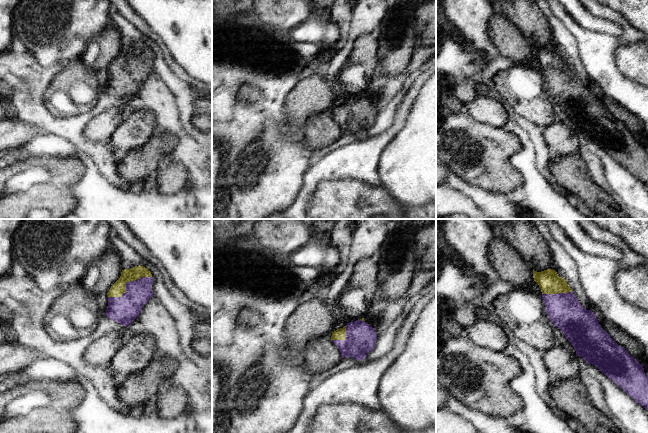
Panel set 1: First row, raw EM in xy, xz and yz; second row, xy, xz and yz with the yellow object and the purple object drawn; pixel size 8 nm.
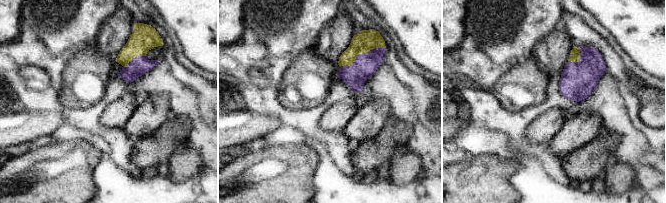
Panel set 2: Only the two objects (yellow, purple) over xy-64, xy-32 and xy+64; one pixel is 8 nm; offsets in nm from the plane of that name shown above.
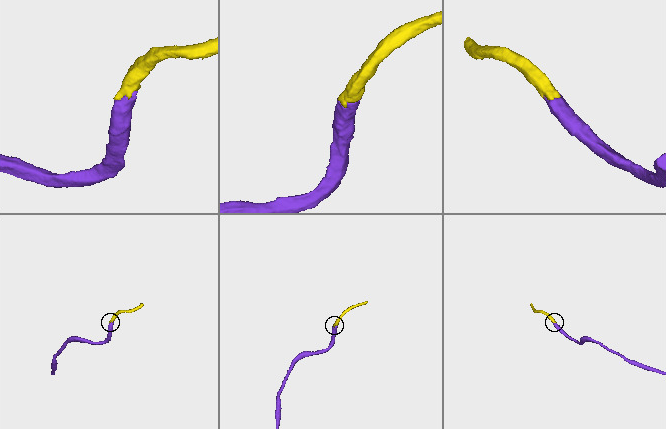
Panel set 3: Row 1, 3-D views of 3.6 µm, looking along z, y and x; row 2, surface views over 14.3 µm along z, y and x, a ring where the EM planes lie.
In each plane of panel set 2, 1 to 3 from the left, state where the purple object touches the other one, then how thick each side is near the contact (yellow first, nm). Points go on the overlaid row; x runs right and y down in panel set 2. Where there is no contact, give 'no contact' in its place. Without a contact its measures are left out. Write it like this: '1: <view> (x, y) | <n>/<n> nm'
1: xy-64 (134, 57) | 220/150 nm
2: xy-32 (360, 53) | 170/190 nm
3: xy+64 (579, 59) | 80/280 nm

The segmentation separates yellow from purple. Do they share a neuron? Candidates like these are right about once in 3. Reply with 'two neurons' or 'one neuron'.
one neuron

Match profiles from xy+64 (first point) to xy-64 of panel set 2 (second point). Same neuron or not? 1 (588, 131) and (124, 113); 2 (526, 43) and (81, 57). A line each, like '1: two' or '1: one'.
1: two
2: two

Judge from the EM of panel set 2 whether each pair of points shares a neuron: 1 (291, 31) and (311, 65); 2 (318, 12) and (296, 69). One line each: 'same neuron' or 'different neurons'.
1: different neurons
2: different neurons

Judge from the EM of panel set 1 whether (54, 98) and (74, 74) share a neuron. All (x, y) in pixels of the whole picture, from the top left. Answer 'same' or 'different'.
same

